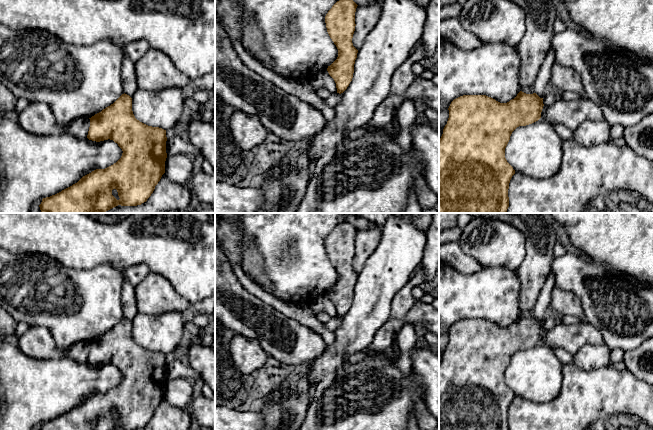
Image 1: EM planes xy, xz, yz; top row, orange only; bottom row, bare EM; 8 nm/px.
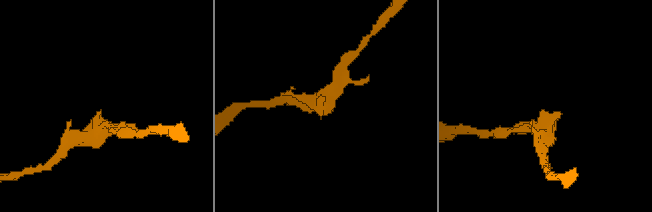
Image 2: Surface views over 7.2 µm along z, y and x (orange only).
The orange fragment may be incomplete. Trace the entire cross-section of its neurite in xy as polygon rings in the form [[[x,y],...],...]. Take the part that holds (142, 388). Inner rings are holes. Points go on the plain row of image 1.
[[[125,317],[89,343],[87,362],[96,366],[113,364],[123,375],[121,382],[105,393],[83,400],[61,416],[43,422],[39,430],[137,430],[146,426],[165,397],[166,354],[137,344],[132,335],[132,322]]]

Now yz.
[[[522,315],[507,327],[500,327],[486,319],[463,319],[454,323],[439,363],[439,430],[509,430],[508,413],[515,394],[505,382],[505,372],[517,351],[541,342],[543,330],[543,322],[536,317]]]

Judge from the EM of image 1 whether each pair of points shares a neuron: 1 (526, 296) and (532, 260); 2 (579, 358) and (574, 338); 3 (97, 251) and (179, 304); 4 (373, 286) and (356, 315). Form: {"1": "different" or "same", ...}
{"1": "same", "2": "different", "3": "different", "4": "same"}

